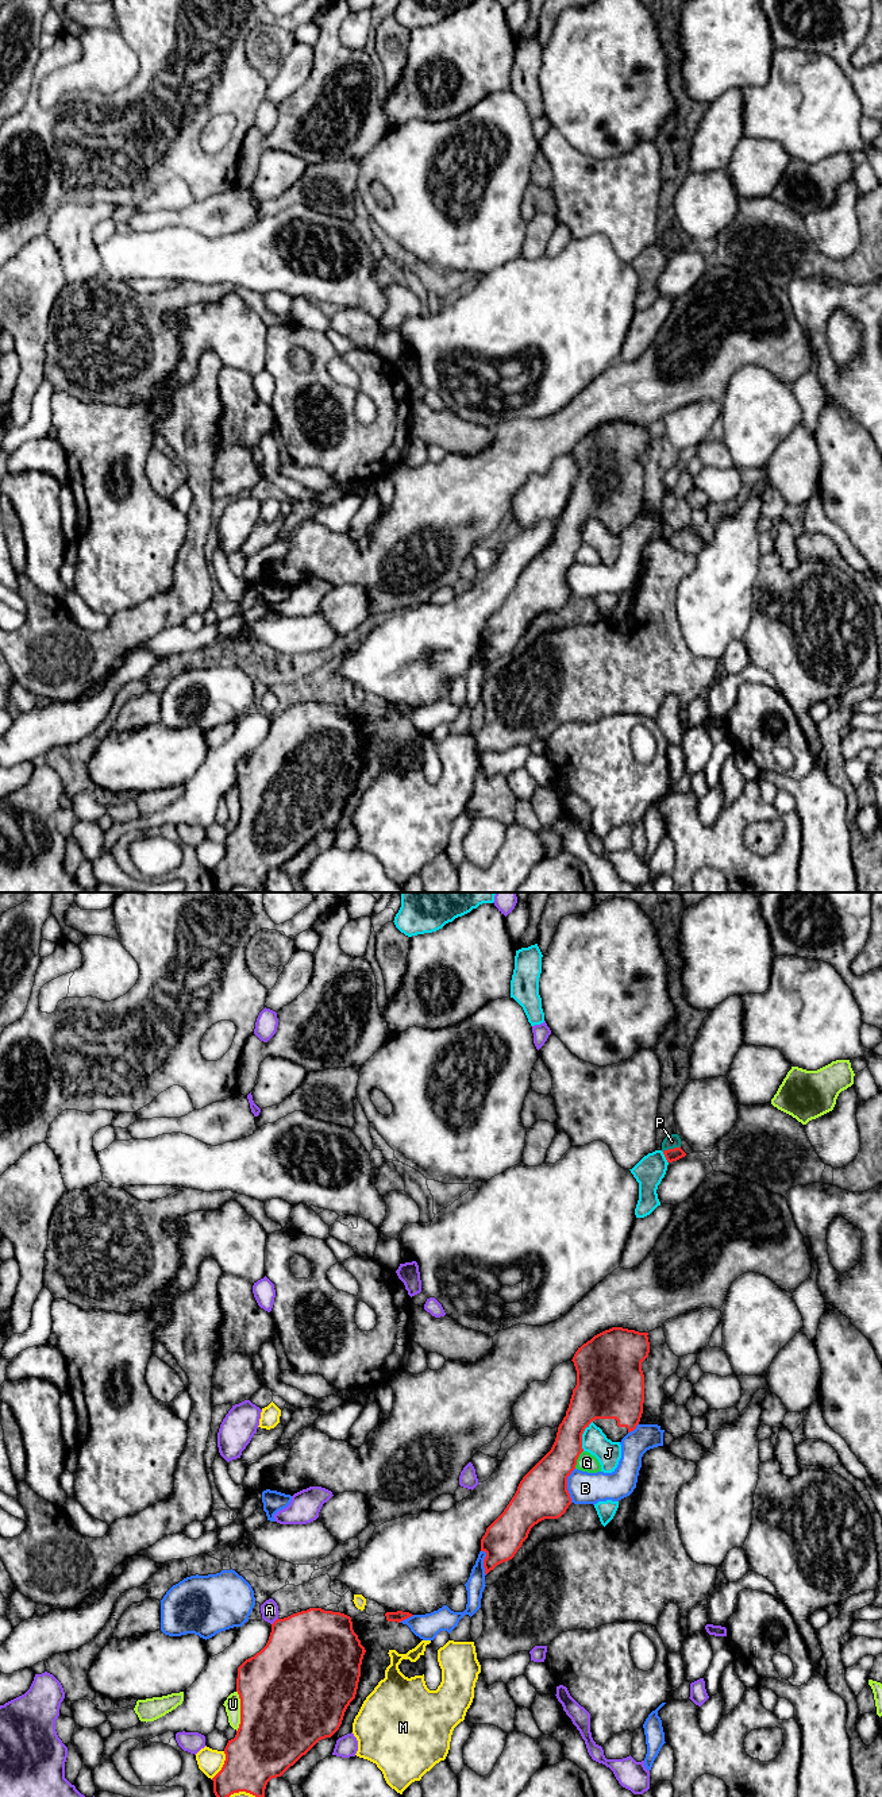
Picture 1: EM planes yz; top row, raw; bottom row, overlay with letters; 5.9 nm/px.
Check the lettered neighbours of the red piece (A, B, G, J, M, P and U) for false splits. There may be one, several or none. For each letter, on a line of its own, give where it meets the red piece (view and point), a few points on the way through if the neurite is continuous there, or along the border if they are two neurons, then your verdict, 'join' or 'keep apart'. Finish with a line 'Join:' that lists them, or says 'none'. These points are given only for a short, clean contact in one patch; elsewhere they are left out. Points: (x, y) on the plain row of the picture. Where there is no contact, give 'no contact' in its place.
A: yz (274, 714) | keep apart
B: yz (566, 578) | keep apart
G: yz (577, 551) | keep apart
J: yz (581, 528) | keep apart
M: yz (223, 857) | keep apart
P: yz (670, 242) | across yz (671, 247), (670, 242), (671, 234) | join
U: yz (241, 803) | keep apart
Join: P

